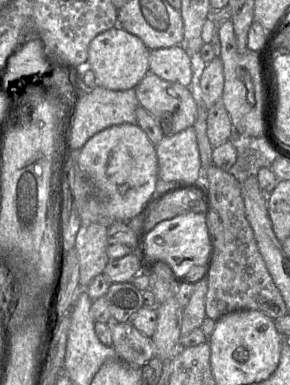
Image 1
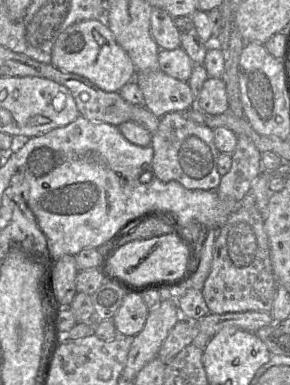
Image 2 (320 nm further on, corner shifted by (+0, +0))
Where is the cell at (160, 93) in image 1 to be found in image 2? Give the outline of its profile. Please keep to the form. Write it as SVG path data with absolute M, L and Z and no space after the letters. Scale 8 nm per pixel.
M161 70L137 71L134 81L143 93L144 107L158 118L171 112L184 112L196 105L188 83Z

